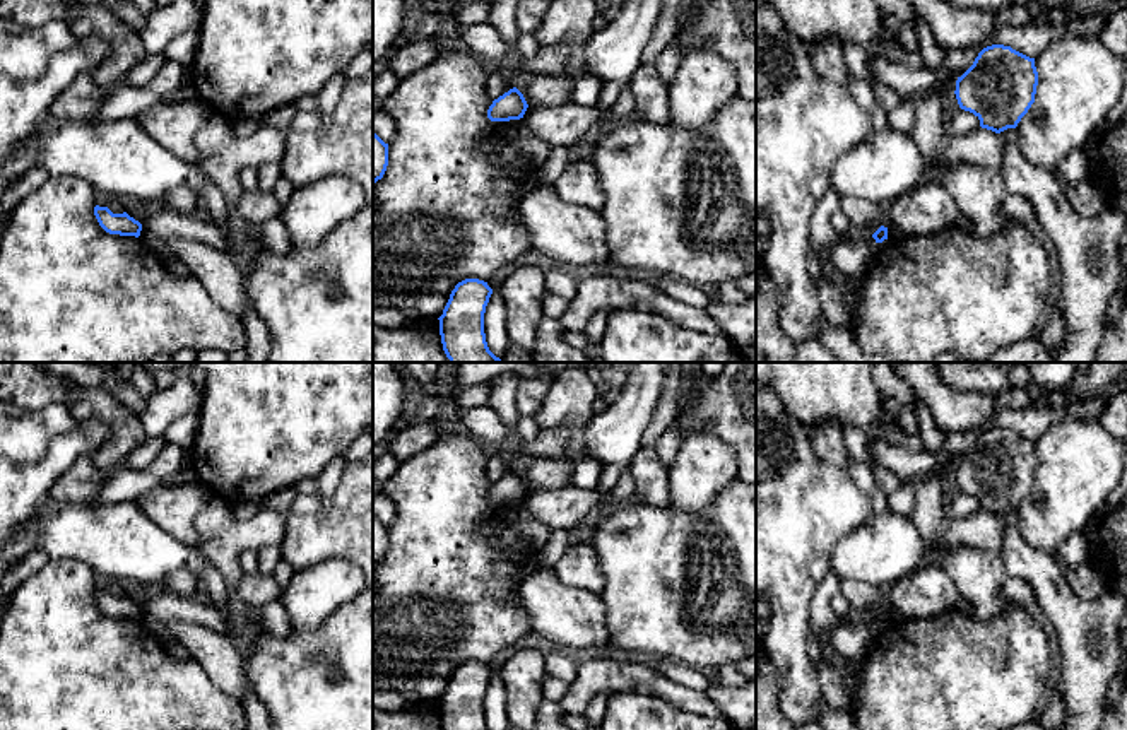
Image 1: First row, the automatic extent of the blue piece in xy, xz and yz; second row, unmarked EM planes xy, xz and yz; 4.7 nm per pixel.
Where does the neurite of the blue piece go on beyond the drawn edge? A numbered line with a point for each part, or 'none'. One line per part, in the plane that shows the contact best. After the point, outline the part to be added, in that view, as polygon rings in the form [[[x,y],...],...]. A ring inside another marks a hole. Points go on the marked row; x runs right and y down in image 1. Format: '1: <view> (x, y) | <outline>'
none

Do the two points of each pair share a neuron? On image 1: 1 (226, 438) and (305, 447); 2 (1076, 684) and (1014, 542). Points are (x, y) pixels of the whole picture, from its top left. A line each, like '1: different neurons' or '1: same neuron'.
1: same neuron
2: same neuron

